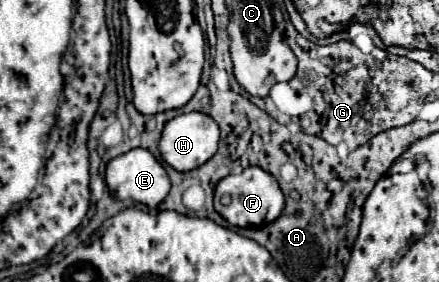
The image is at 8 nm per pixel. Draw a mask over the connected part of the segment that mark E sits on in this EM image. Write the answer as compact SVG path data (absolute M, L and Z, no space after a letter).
M131 149L129 153L123 153L107 163L107 173L105 173L107 187L115 199L131 199L135 203L147 205L147 207L157 207L169 193L171 181L163 169L163 165L147 151L147 149Z

